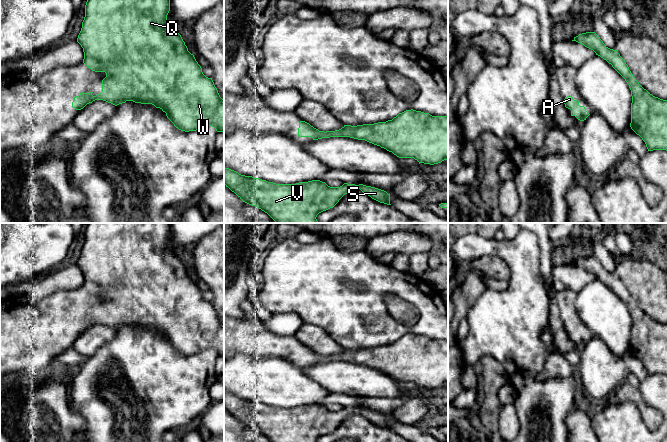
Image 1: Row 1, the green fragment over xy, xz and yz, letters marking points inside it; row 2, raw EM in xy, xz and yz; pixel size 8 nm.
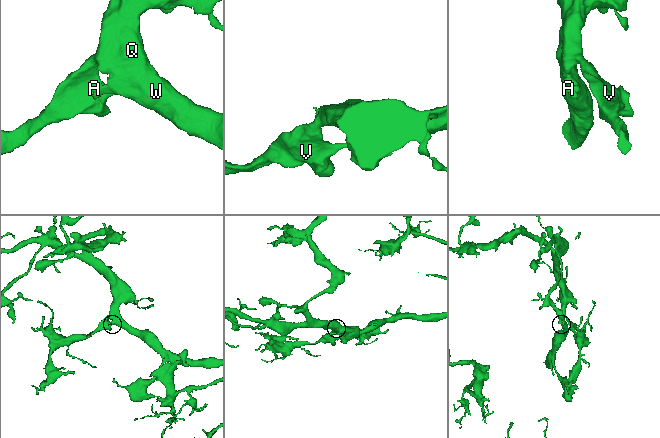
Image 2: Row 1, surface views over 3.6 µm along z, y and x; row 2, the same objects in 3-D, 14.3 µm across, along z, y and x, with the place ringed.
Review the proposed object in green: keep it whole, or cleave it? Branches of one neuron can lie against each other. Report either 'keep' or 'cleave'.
keep

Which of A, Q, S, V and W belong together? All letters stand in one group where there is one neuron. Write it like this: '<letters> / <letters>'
A Q S V W

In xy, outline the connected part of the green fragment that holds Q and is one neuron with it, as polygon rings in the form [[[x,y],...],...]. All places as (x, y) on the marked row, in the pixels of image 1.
[[[87,0],[85,5],[85,17],[82,22],[82,28],[78,35],[77,42],[81,45],[84,52],[83,63],[95,72],[105,72],[106,77],[102,80],[102,92],[93,96],[93,92],[80,93],[74,97],[72,107],[76,110],[83,109],[87,104],[95,100],[103,100],[115,106],[133,101],[141,104],[152,104],[156,108],[160,108],[166,113],[167,118],[181,131],[189,132],[196,131],[199,128],[212,126],[217,132],[224,133],[224,100],[220,97],[217,88],[214,85],[212,78],[206,77],[201,66],[196,61],[193,54],[188,51],[185,42],[175,28],[167,26],[167,15],[170,11],[170,0]]]

